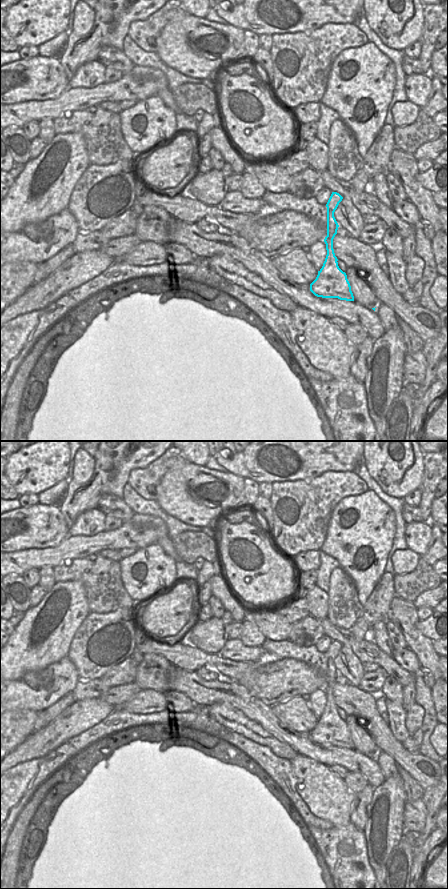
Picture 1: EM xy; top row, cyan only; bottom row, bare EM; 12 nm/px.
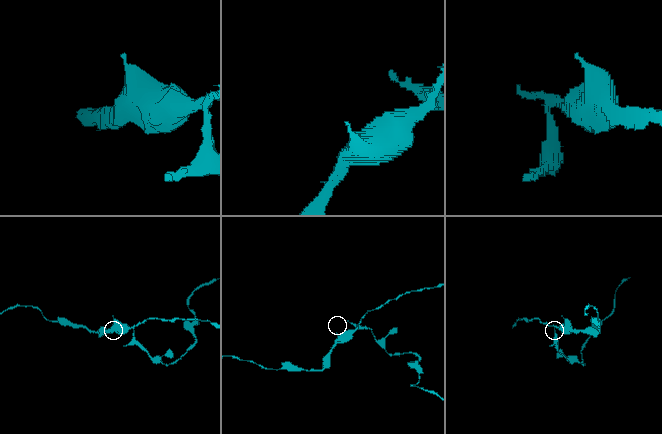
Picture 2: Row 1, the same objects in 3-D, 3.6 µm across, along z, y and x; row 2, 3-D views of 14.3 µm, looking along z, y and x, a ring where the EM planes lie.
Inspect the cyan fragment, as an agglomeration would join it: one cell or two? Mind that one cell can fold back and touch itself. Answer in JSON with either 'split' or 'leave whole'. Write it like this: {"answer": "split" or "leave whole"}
{"answer": "split"}

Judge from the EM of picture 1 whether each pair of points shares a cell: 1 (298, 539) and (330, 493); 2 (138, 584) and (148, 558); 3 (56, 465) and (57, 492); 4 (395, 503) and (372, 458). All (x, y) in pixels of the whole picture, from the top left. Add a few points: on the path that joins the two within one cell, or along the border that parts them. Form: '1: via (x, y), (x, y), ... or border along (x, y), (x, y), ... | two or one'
1: via (298, 528), (300, 523), (319, 504) | one
2: via (141, 578), (148, 571), (148, 564) | one
3: border along (66, 477), (37, 493) | two
4: border along (375, 481), (388, 495), (402, 499) | two

